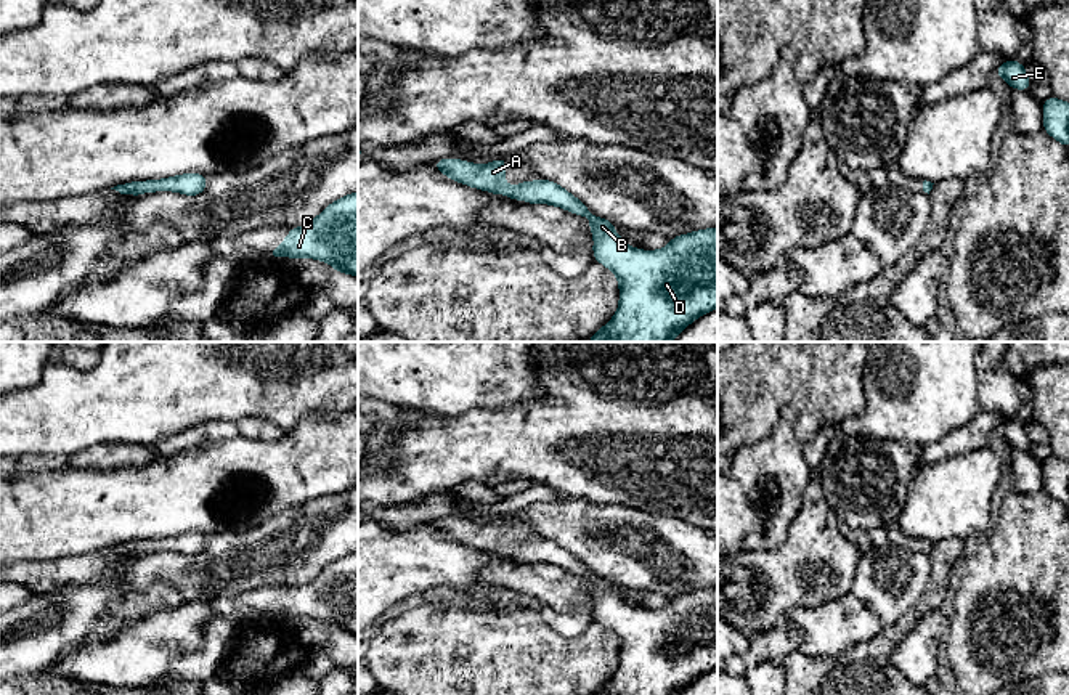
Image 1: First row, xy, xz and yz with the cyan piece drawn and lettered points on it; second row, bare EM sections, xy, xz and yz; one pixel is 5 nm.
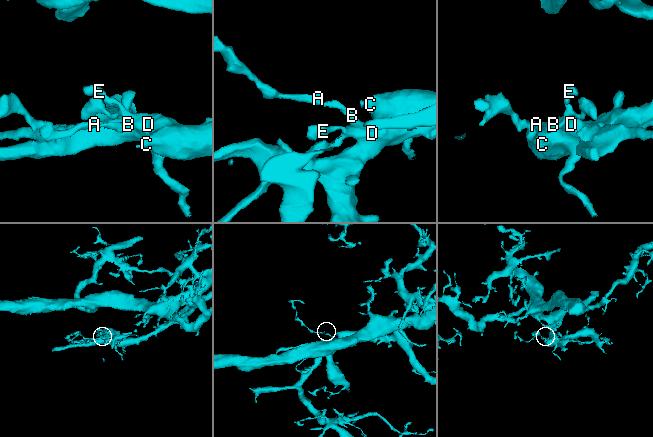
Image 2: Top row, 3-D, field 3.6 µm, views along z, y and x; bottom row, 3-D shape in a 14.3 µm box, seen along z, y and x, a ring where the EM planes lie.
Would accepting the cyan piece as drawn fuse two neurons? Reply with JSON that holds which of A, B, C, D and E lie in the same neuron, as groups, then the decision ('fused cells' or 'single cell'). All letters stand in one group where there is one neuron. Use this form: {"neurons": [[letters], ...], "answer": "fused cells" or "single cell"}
{"neurons": [["A", "B", "C", "D", "E"]], "answer": "single cell"}

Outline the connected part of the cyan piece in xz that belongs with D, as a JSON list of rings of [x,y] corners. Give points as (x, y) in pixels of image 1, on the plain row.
[[[446,517],[432,525],[449,539],[467,546],[493,554],[506,552],[510,560],[522,557],[528,563],[552,563],[591,579],[594,620],[612,629],[620,644],[620,665],[613,679],[592,695],[677,695],[698,676],[717,668],[717,587],[681,594],[669,599],[661,610],[639,610],[616,594],[610,579],[592,575],[579,559],[551,539],[525,541],[507,547],[504,517],[486,525]]]

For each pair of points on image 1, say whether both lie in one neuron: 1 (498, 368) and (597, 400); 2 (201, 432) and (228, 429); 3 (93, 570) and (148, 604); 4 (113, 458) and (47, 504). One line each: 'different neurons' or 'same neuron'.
1: different neurons
2: same neuron
3: same neuron
4: different neurons

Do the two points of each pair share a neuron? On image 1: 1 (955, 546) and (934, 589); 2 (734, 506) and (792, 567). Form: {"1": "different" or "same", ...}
{"1": "same", "2": "different"}

